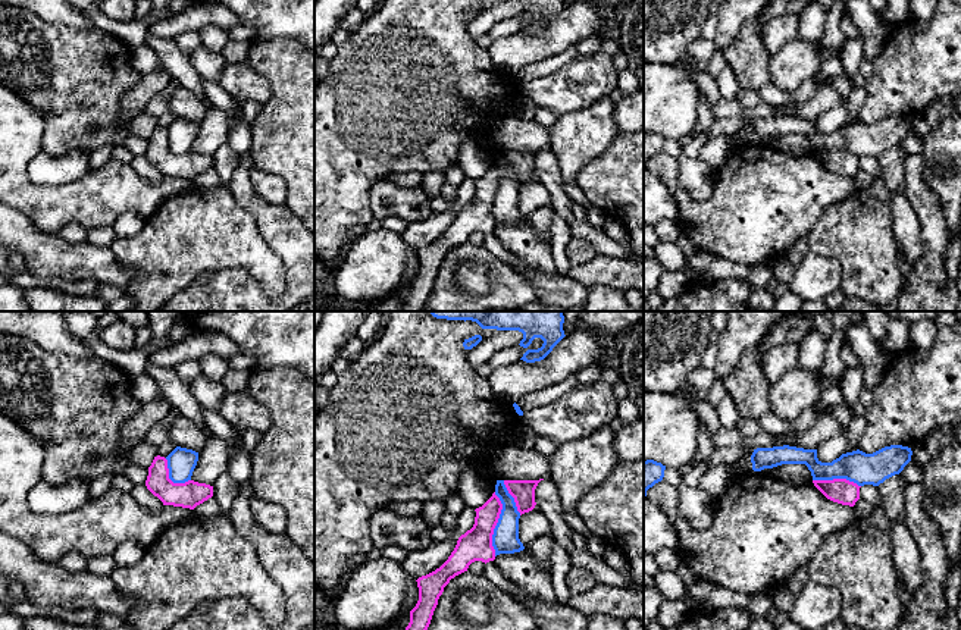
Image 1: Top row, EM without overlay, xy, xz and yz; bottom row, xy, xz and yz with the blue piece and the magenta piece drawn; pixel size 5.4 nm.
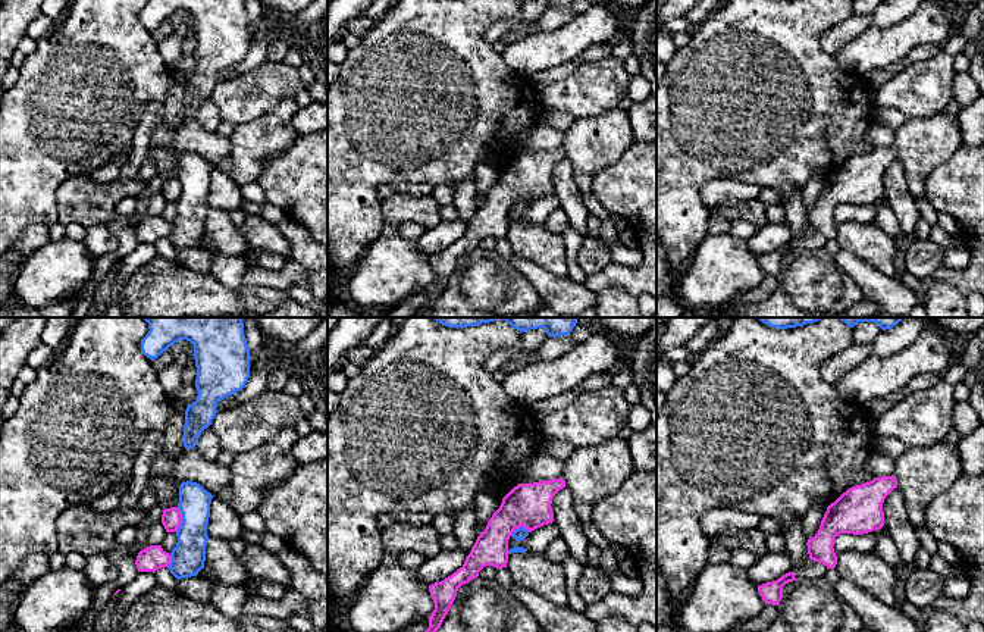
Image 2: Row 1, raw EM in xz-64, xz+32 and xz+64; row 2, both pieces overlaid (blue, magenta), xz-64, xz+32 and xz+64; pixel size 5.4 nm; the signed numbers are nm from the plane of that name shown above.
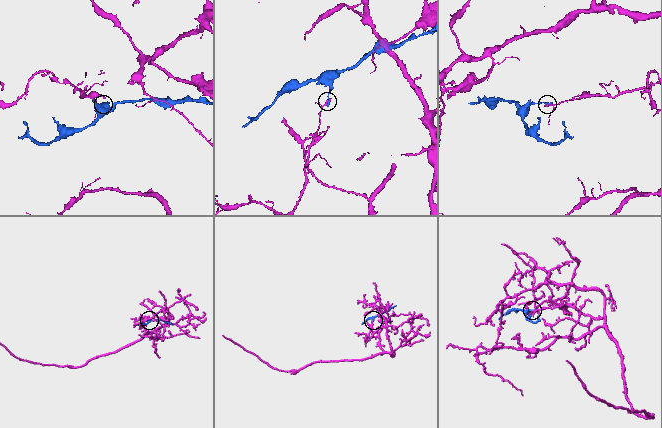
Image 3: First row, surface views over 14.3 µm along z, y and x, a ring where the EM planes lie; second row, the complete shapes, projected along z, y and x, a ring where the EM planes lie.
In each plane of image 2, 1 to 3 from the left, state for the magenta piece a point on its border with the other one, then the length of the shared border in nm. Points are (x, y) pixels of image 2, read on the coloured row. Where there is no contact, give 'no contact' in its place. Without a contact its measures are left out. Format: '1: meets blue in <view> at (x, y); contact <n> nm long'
1: meets blue in xz-64 at (182, 519); contact 140 nm long
2: meets blue in xz+32 at (520, 526); contact 110 nm long
3: no contact

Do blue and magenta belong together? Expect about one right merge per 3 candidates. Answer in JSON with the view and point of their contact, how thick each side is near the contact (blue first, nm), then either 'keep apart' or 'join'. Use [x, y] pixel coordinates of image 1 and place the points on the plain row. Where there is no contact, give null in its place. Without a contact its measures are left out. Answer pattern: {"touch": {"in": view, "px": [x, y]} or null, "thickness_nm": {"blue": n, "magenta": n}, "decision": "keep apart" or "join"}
{"touch": {"in": "xz", "px": [497, 196]}, "thickness_nm": {"blue": 140, "magenta": 180}, "decision": "keep apart"}

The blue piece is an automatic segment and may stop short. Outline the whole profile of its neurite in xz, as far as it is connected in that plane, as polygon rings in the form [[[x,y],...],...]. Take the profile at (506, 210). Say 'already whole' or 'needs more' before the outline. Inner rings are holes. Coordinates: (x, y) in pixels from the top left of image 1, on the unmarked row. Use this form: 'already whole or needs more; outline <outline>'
already whole; outline [[[497,151],[495,166],[503,175],[503,181],[498,194],[492,206],[492,217],[495,220],[495,228],[500,225],[514,225],[525,220],[519,210],[519,189],[514,169],[508,164],[504,151]]]

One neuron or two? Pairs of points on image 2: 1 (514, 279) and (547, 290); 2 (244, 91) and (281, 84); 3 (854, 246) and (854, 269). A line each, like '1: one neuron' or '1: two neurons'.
1: two neurons
2: one neuron
3: two neurons

